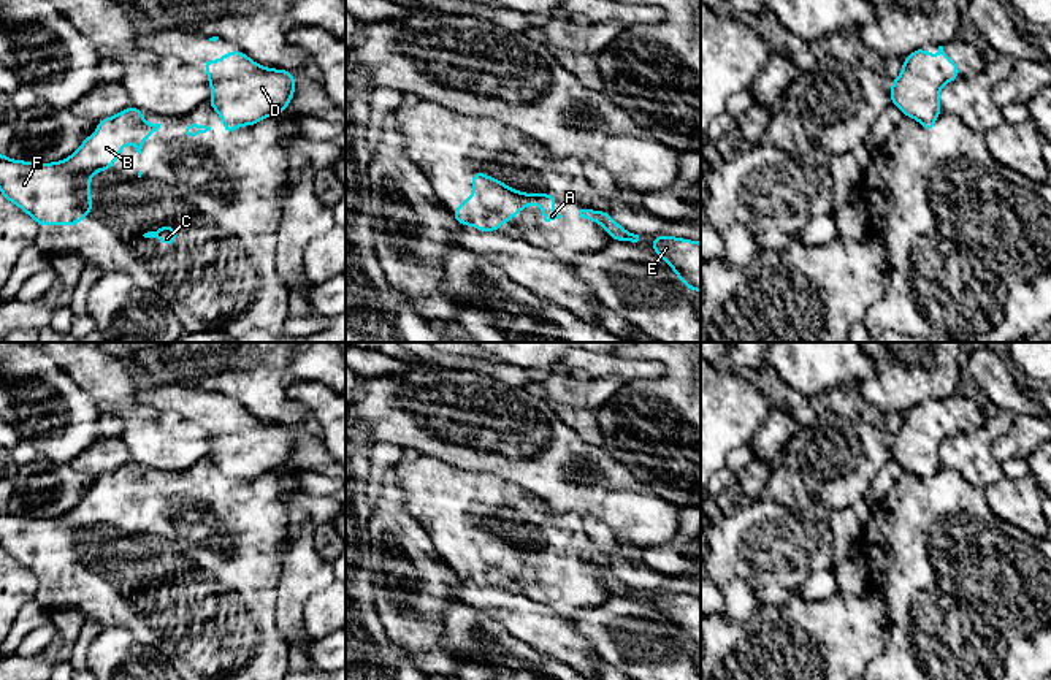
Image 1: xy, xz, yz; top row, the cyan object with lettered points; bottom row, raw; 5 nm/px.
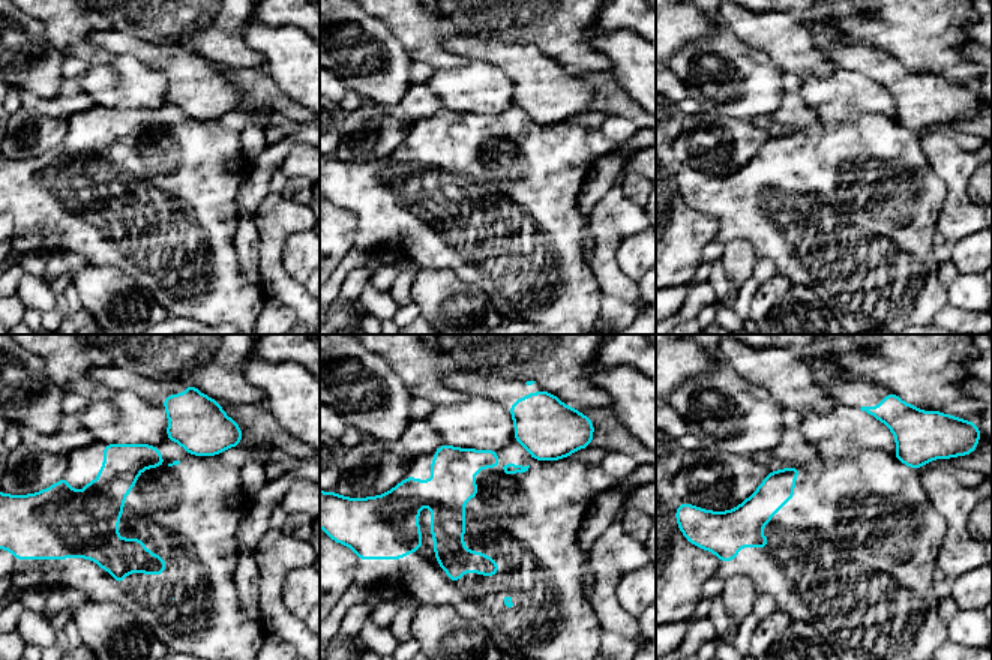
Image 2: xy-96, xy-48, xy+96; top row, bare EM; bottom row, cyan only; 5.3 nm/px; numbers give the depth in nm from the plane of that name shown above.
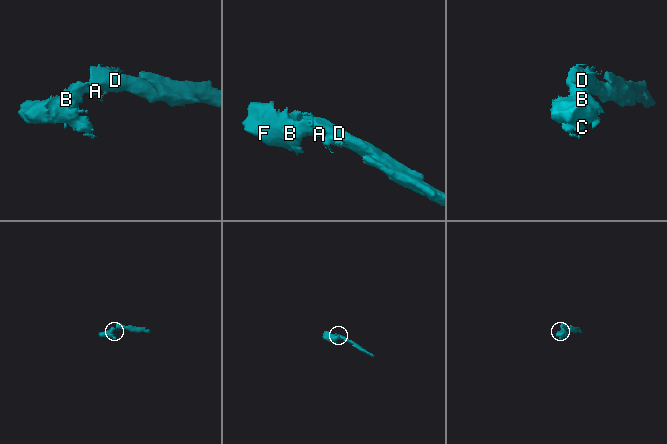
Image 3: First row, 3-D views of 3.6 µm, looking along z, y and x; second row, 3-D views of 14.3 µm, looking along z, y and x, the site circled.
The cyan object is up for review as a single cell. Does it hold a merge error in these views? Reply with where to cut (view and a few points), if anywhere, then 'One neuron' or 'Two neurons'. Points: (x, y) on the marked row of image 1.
Split along xy (224, 119), (235, 126). Two neurons

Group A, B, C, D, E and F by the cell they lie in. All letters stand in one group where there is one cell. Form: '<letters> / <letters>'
A B C F / D E

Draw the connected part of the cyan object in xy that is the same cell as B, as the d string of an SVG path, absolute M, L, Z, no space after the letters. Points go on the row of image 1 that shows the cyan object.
M130 106L97 125L97 132L62 162L32 163L0 154L3 198L32 216L36 225L78 225L95 209L89 197L90 176L108 171L125 144L135 144L141 154L144 139L162 124L146 124L143 111Z

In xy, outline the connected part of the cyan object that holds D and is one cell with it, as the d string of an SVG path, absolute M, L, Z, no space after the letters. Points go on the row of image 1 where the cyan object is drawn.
M230 51L212 62L204 59L212 97L208 105L222 120L235 125L254 125L265 117L289 109L295 94L292 71L266 68L241 51Z

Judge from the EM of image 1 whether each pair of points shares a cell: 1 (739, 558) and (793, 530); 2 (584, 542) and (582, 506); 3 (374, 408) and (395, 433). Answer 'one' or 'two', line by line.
1: one
2: two
3: one

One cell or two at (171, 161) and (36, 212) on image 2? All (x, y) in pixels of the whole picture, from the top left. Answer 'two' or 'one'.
one

